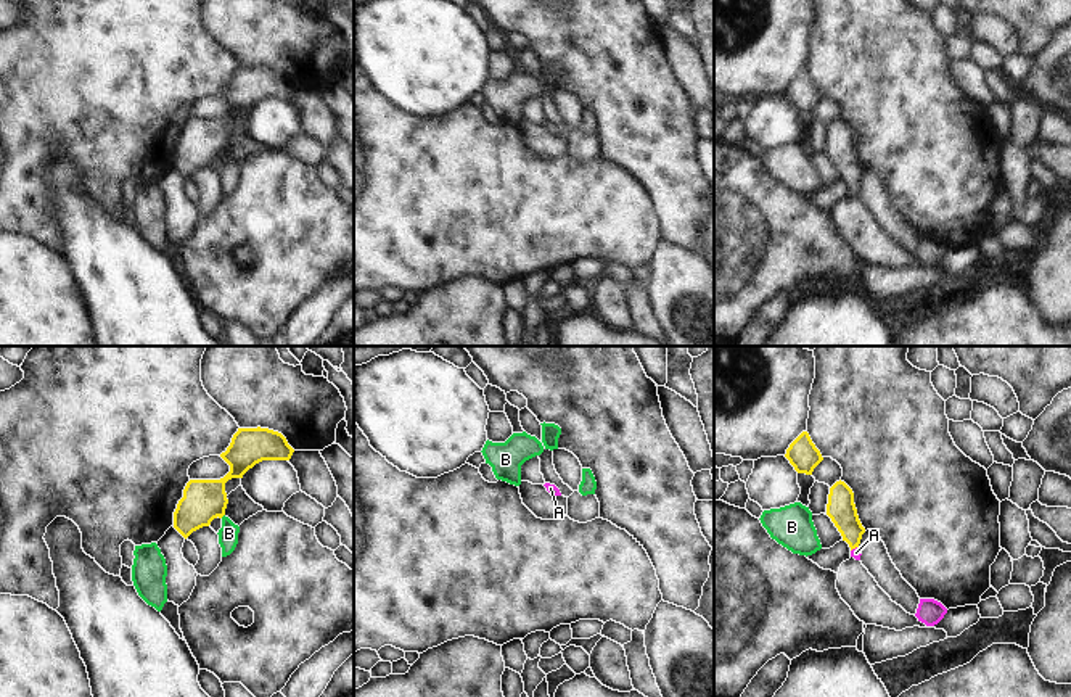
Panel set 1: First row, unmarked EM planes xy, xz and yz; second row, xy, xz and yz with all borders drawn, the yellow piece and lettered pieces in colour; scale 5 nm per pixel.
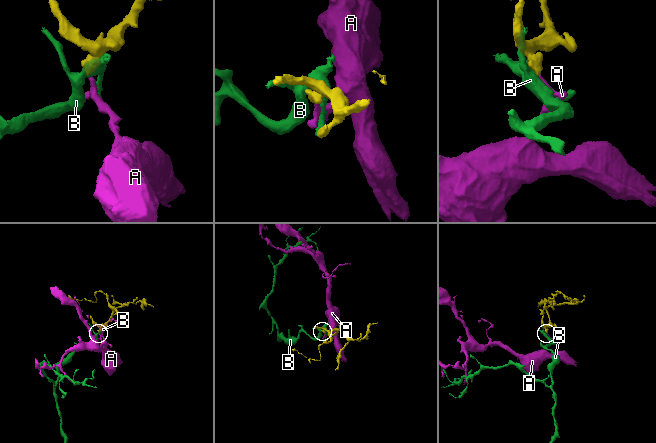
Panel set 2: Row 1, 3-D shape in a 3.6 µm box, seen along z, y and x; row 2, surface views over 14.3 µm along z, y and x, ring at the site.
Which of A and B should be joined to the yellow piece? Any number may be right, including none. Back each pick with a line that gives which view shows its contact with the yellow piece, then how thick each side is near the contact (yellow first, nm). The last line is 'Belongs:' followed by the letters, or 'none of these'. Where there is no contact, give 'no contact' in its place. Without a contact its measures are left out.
A: contact in yz; calibres 140 and 50 nm
Belongs: A

